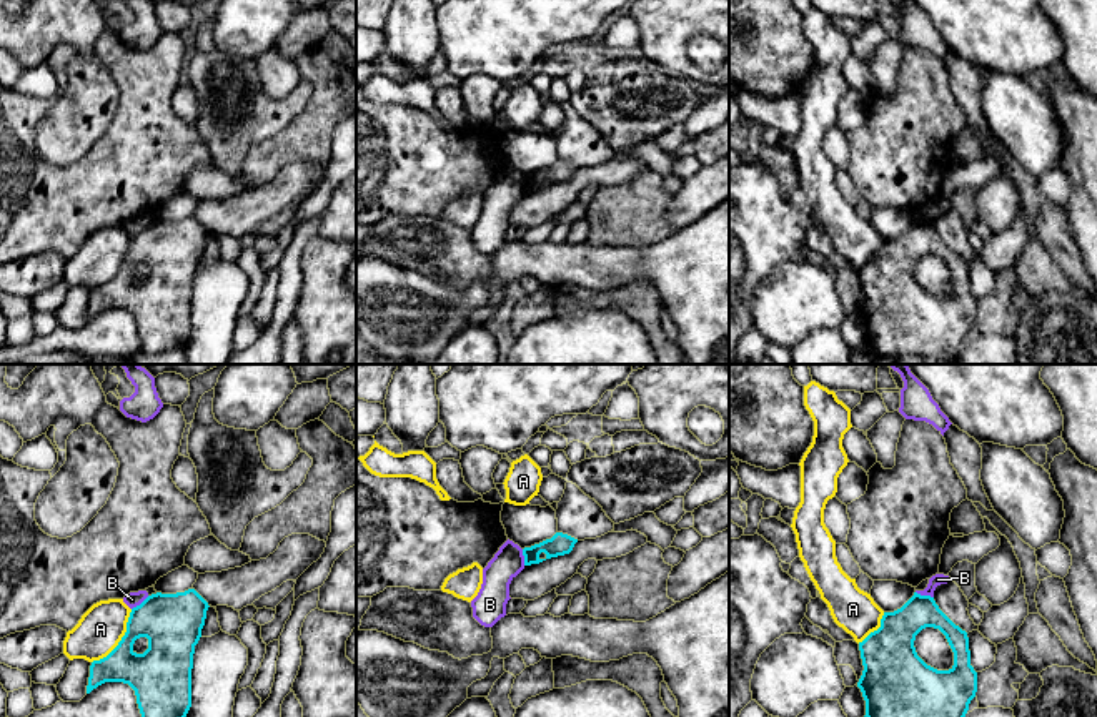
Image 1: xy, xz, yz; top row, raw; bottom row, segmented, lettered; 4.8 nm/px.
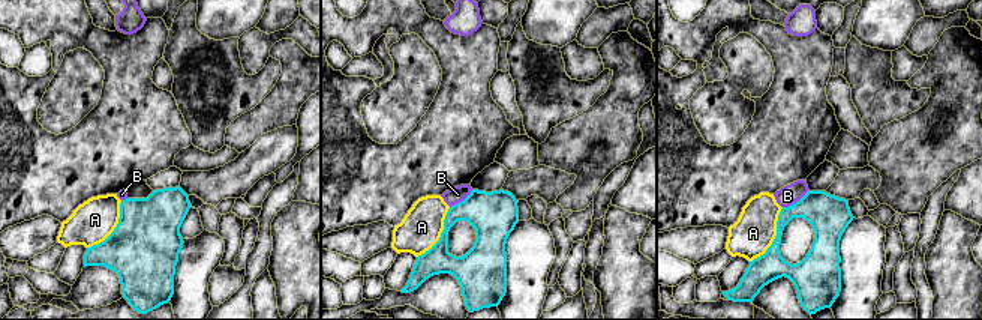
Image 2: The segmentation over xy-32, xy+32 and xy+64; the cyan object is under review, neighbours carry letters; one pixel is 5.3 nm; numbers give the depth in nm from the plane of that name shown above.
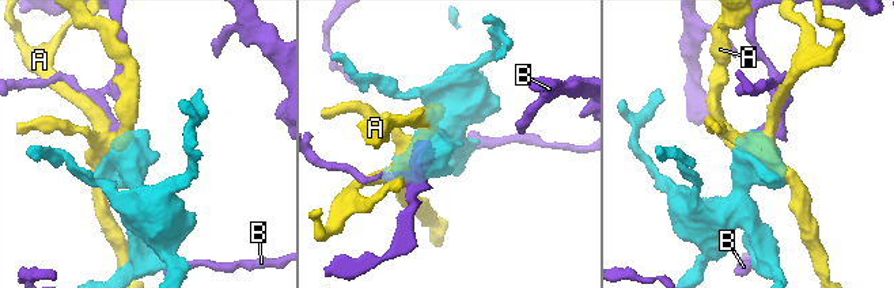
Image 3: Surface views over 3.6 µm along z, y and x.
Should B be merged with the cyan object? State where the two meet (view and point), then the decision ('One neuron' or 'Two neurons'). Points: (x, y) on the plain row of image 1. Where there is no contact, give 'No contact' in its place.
Touches cyan at yz (924, 223). Two neurons

